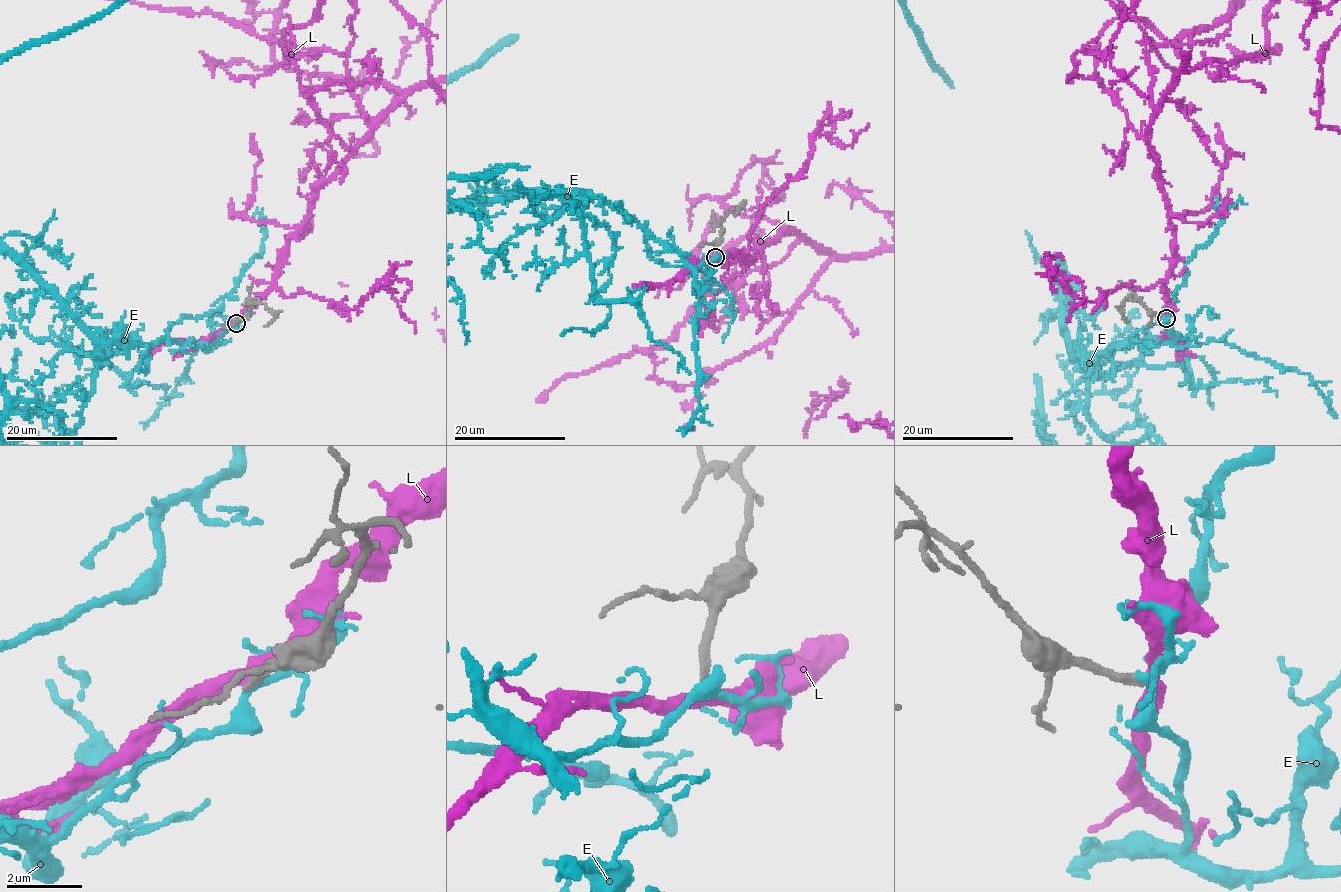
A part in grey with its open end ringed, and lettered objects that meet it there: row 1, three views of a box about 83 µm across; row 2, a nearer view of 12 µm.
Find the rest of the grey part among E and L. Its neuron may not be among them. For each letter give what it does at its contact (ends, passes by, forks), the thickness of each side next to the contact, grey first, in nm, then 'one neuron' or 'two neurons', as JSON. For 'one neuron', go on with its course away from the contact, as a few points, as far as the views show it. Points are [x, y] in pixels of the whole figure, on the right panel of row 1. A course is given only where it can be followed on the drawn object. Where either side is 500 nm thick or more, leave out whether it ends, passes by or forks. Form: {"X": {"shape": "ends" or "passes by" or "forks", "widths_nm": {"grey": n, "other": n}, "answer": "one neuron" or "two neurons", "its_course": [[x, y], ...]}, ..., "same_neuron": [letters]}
{"E": {"shape": "passes by", "widths_nm": {"grey": 220, "other": 240}, "answer": "two neurons"}, "L": {"shape": "passes by", "widths_nm": {"grey": 200, "other": 360}, "answer": "two neurons"}, "same_neuron": []}

